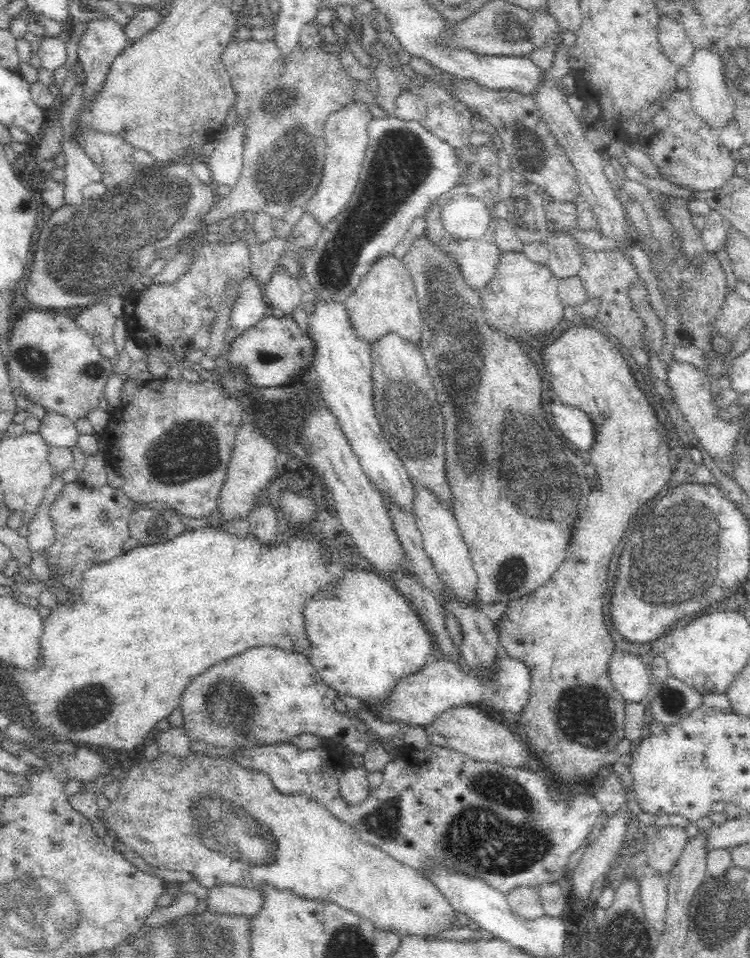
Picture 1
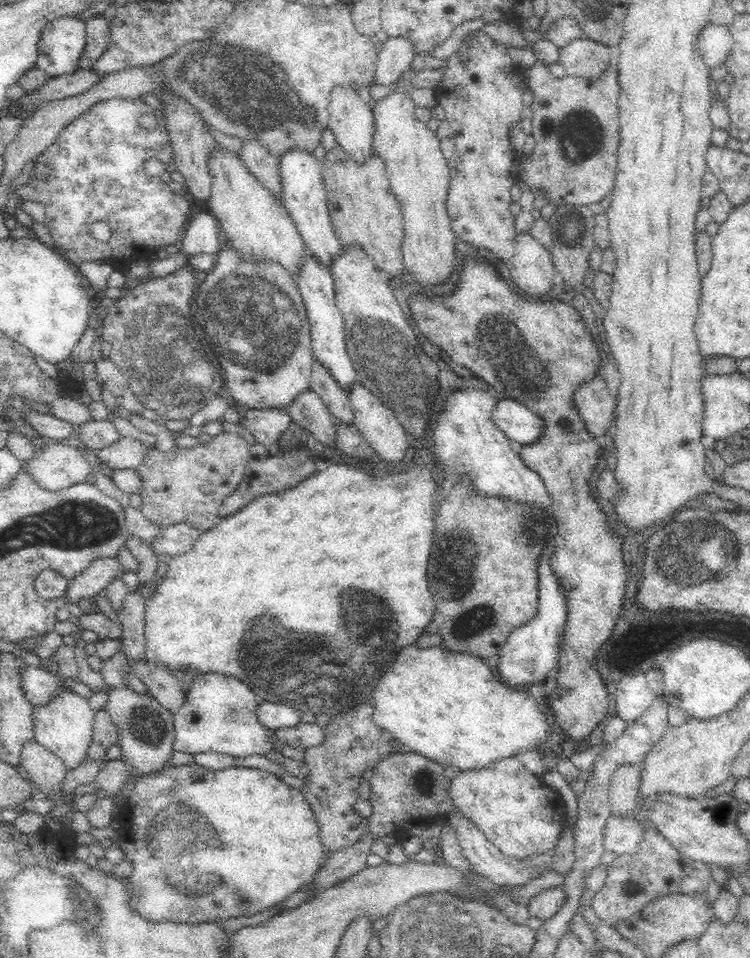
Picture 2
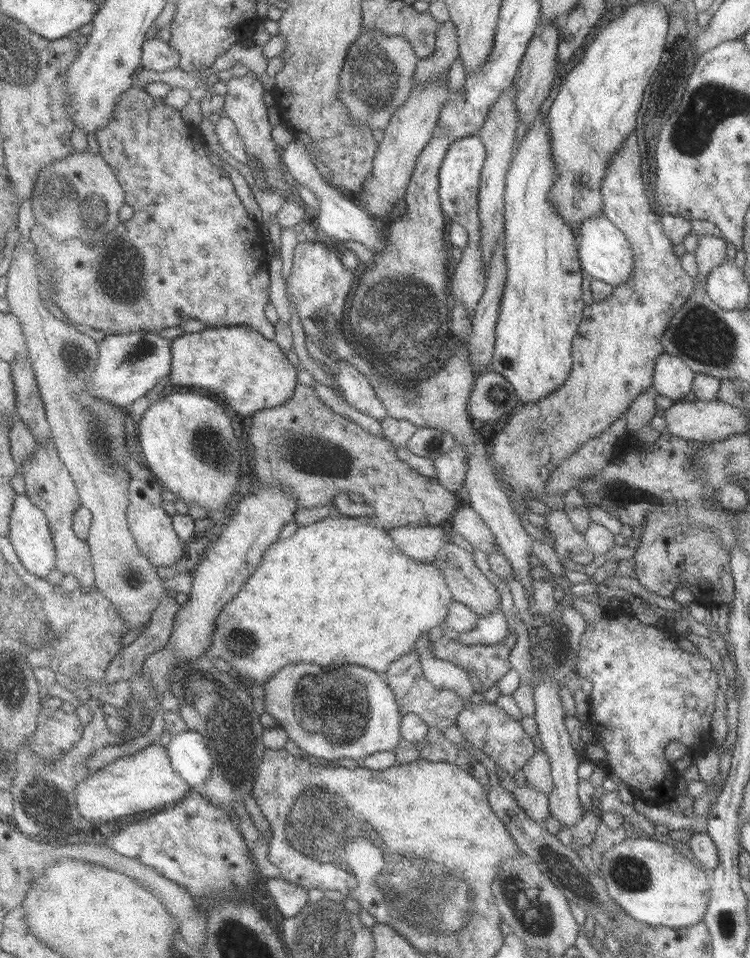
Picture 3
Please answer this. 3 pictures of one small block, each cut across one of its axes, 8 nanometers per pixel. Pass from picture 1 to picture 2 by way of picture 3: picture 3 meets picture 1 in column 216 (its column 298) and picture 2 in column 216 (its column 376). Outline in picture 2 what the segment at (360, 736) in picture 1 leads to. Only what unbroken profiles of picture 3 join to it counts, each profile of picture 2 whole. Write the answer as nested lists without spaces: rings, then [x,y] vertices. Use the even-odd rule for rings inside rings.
[[[206,672],[196,674],[185,686],[185,701],[173,712],[177,729],[174,748],[192,755],[214,752],[227,757],[240,759],[280,752],[282,741],[276,737],[276,730],[262,724],[257,715],[260,700],[254,690],[236,680],[227,672]]]

